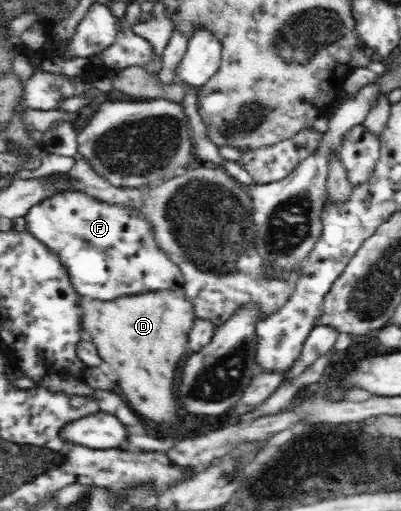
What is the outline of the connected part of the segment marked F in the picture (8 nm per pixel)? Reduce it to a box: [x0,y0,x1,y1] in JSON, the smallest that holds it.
[25,190,185,301]

